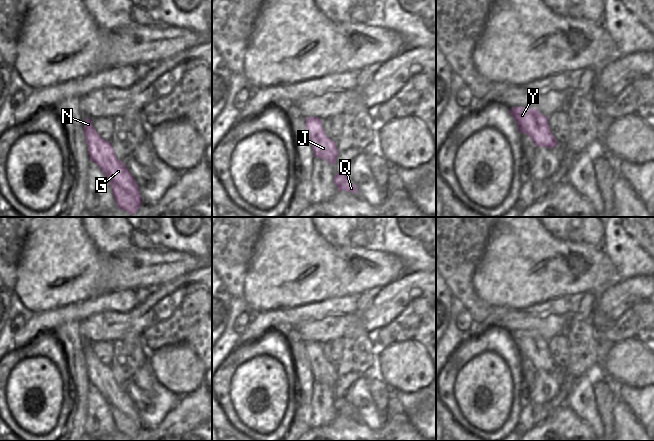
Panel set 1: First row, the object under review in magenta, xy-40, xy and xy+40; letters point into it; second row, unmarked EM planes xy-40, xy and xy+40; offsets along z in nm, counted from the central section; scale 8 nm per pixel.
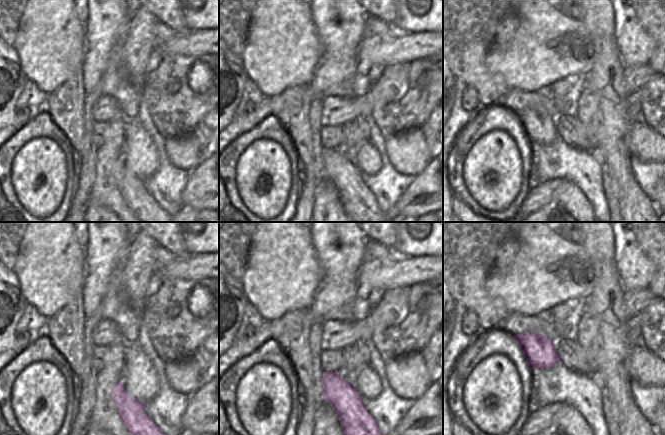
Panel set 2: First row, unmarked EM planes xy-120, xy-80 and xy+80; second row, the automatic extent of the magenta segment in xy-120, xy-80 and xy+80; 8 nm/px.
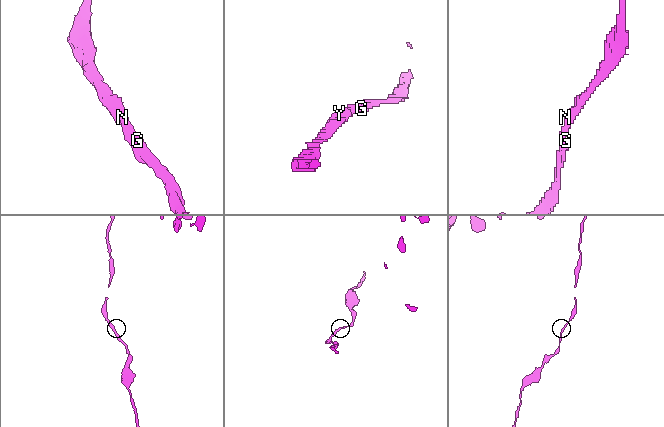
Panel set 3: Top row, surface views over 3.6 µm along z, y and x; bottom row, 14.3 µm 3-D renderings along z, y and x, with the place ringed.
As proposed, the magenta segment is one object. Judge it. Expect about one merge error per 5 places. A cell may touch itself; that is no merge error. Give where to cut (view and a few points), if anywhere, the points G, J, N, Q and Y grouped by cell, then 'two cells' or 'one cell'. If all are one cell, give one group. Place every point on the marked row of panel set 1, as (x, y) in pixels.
no cut | G J N Q Y | one cell

